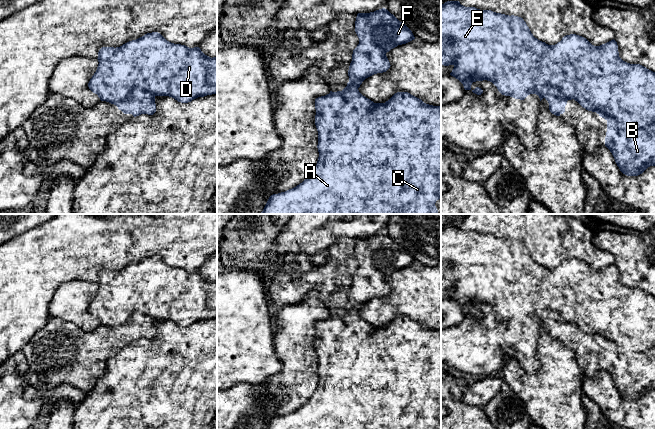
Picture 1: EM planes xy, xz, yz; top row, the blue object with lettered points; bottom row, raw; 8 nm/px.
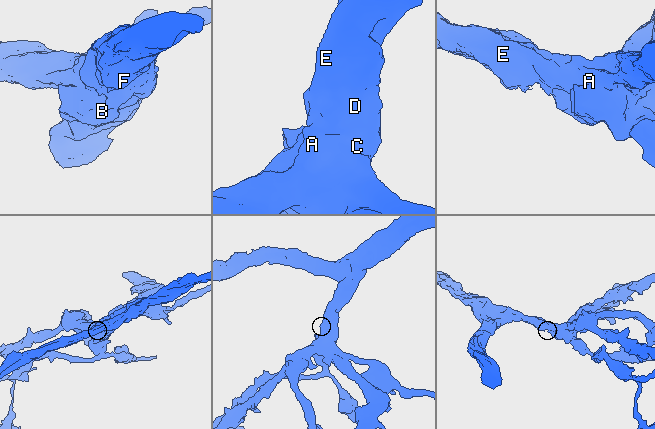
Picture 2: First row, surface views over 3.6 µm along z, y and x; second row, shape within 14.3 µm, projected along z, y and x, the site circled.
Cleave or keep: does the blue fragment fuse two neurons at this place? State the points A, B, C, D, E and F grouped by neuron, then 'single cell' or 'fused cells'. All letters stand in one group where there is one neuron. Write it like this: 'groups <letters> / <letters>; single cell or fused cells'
groups A C D E F / B; fused cells

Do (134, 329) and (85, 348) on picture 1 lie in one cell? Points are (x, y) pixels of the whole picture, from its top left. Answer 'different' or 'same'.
same

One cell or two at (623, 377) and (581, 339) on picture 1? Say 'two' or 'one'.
one

